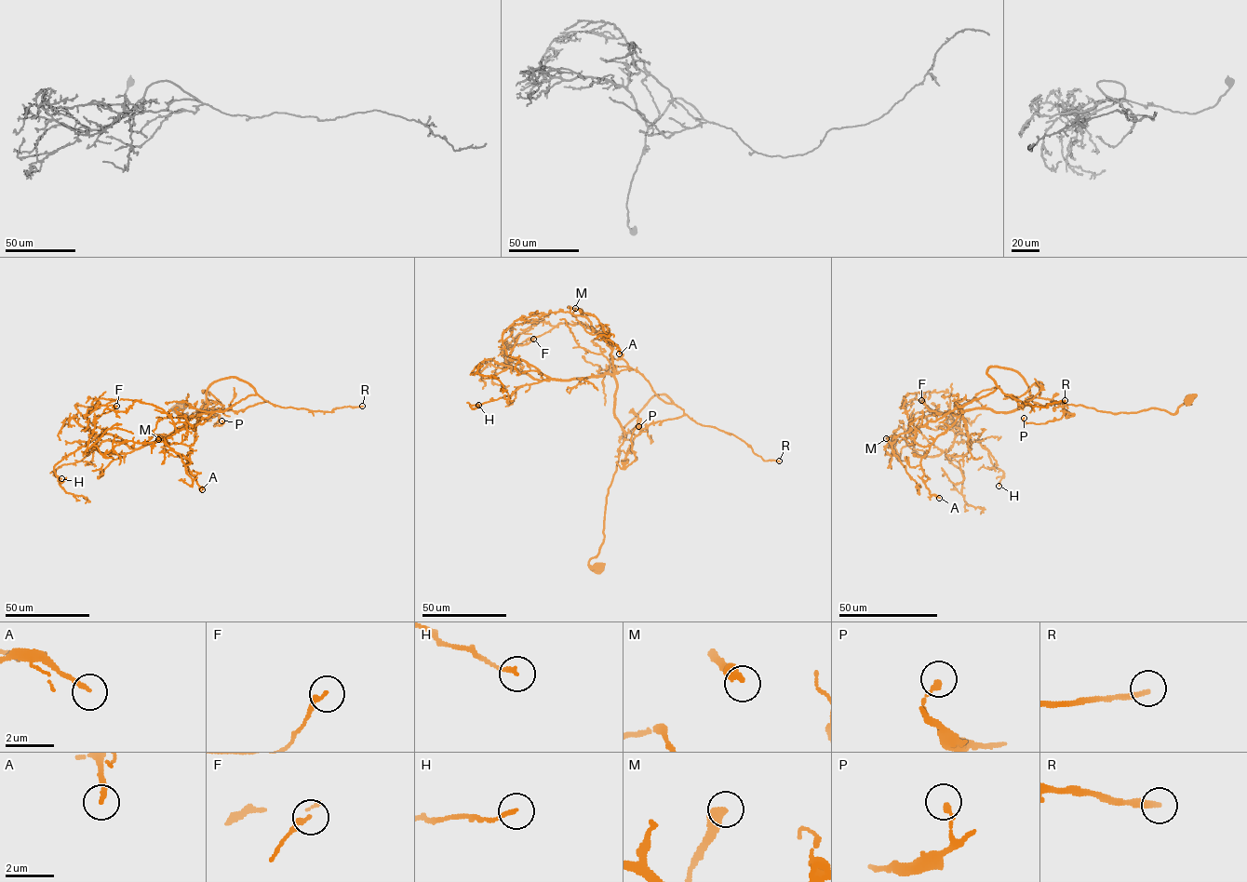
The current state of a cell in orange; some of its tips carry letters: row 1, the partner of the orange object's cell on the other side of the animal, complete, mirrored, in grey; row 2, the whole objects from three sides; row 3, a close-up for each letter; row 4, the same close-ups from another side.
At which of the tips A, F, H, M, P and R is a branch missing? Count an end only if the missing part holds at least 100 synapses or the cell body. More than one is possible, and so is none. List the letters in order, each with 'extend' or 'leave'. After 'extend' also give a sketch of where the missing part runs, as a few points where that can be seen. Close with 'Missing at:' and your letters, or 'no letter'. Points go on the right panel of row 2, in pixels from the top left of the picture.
A: leave
F: leave
H: leave
M: leave
P: leave
R: extend; missing branch runs (1065, 400), (1065, 405), (1024, 397), (1012, 378), (1003, 375), (964, 395), (896, 410), (874, 429)
Missing at: R

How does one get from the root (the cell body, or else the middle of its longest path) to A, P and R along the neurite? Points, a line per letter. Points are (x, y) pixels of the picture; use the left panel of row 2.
A: (182, 407), (171, 408), (189, 417), (208, 404), (196, 416), (194, 441), (186, 459), (202, 489)
P: (182, 407), (171, 408), (189, 417), (229, 377), (267, 401), (208, 409), (214, 426), (221, 420)
R: (182, 407), (171, 408), (189, 417), (208, 403), (207, 388), (229, 377), (281, 407), (362, 406)

